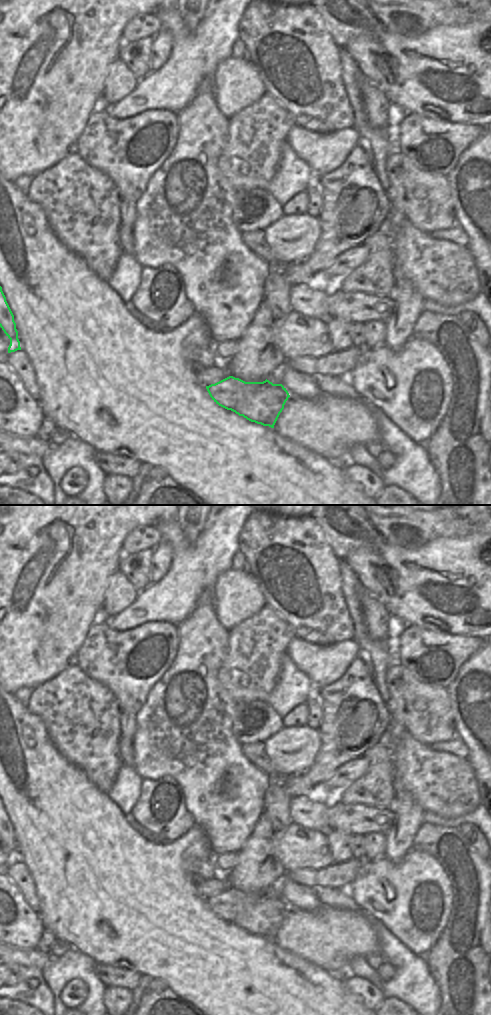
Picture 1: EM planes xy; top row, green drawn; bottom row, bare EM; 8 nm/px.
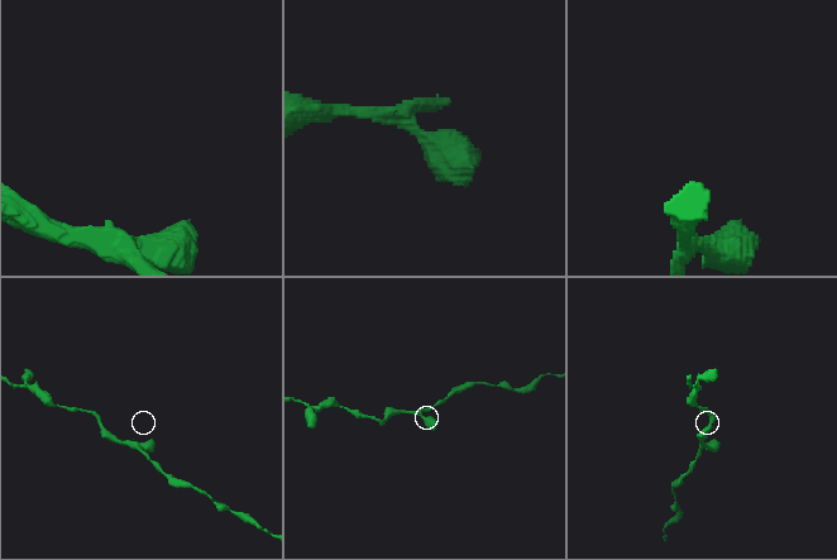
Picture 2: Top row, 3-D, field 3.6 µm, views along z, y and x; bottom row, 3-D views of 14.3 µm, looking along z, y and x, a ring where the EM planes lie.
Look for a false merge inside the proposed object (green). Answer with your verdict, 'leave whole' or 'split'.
leave whole

